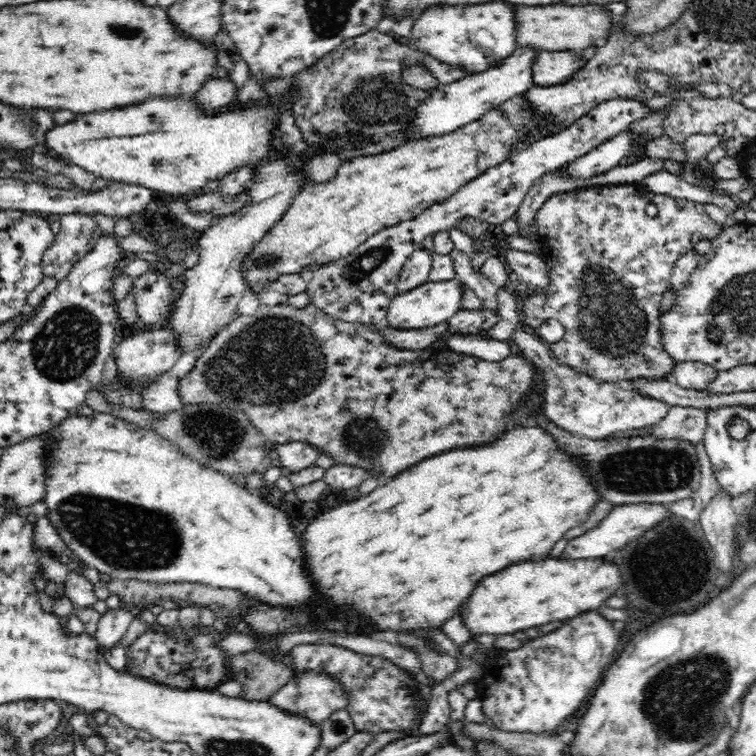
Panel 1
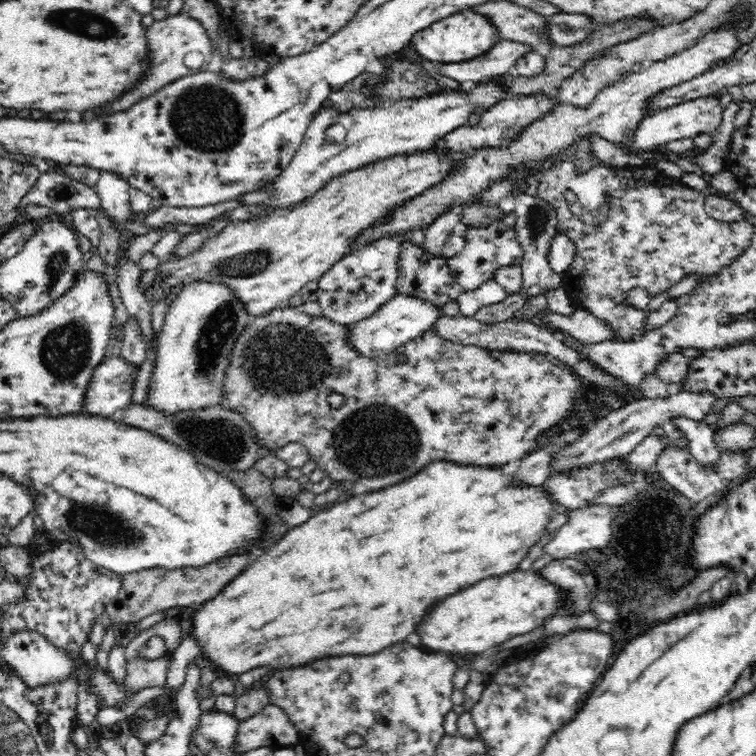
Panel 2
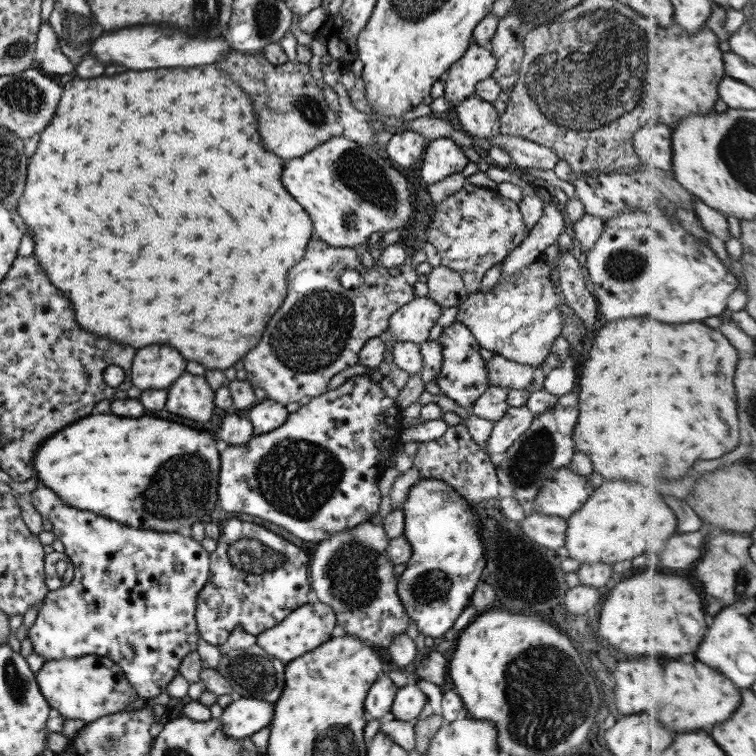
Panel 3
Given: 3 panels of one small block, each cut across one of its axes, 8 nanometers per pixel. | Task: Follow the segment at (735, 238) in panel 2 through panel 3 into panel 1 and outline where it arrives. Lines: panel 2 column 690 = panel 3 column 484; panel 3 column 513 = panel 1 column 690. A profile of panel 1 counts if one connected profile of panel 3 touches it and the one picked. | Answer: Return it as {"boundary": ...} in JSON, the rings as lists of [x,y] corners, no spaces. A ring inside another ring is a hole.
{"boundary":[[[624,183],[612,185],[590,185],[584,188],[576,188],[570,192],[554,194],[548,198],[537,212],[535,226],[539,234],[539,244],[541,257],[547,266],[547,283],[539,290],[525,297],[519,296],[522,316],[522,324],[528,329],[538,330],[542,322],[549,318],[560,320],[564,325],[564,338],[554,344],[545,343],[555,356],[558,364],[566,365],[575,369],[579,373],[586,373],[588,376],[599,379],[607,383],[628,383],[636,380],[667,380],[669,374],[674,370],[676,362],[669,356],[668,352],[662,347],[662,335],[660,334],[660,304],[662,295],[670,285],[670,278],[675,262],[688,249],[694,249],[694,244],[698,242],[700,236],[707,236],[712,240],[722,229],[716,225],[704,210],[702,203],[690,202],[671,196],[656,196],[648,192],[643,185],[637,183]]]}

